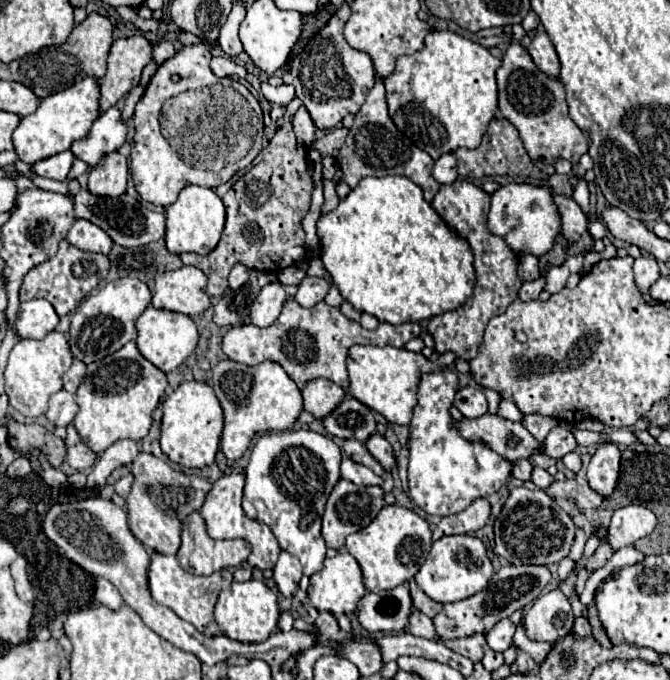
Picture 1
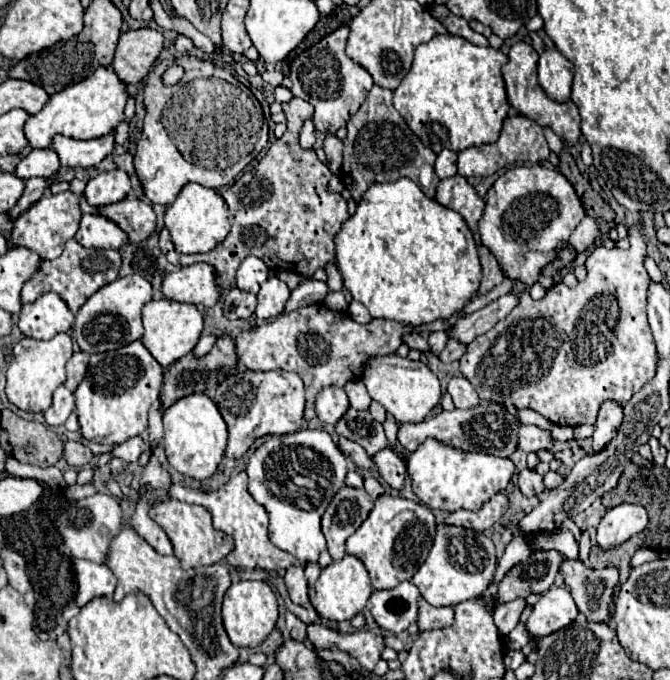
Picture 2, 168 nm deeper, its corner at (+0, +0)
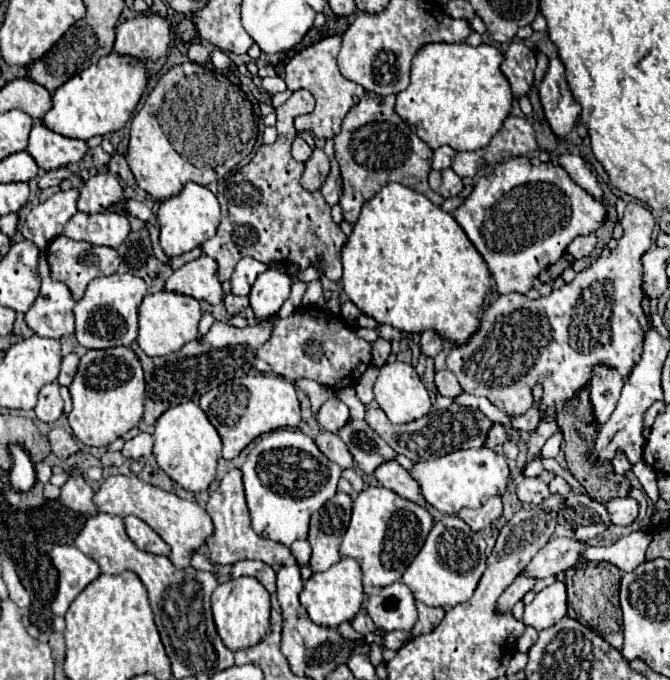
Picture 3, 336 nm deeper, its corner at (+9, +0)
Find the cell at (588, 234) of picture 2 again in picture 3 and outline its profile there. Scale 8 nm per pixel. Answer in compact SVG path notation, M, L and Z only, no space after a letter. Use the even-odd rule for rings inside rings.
M590 234L590 236L580 236L576 238L570 246L568 246L568 252L578 260L578 258L584 258L584 256L590 256L590 252L594 250L596 246L596 236Z

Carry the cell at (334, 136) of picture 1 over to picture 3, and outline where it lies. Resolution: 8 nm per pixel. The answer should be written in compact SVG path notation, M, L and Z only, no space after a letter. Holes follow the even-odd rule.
M314 150L312 158L306 162L306 168L304 168L300 184L306 190L310 190L310 192L312 190L320 190L320 186L326 180L328 172L330 172L330 160L328 160L328 156L324 154L324 150Z

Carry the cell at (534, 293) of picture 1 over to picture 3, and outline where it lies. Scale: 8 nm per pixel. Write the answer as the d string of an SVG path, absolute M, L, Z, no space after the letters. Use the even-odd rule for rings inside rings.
M426 330L424 334L420 334L420 352L424 356L436 356L442 348L444 348L444 340L436 332Z

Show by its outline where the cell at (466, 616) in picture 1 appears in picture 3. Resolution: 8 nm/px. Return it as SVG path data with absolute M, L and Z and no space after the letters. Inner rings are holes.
M574 538L548 540L546 546L542 546L542 550L526 566L524 572L532 574L534 578L548 578L552 574L560 574L582 562L584 548L586 544Z

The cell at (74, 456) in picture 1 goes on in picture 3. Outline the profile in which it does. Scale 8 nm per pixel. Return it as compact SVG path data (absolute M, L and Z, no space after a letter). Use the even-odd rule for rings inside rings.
M52 428L46 438L50 442L52 452L58 458L68 458L68 456L72 456L72 454L76 454L80 450L78 444L76 444L76 440L64 428Z

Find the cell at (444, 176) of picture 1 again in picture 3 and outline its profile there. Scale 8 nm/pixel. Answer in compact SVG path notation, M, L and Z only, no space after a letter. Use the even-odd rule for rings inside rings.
M440 146L438 150L434 150L434 160L432 160L432 168L434 170L444 170L452 166L452 160L456 156L456 150L452 150L450 146Z

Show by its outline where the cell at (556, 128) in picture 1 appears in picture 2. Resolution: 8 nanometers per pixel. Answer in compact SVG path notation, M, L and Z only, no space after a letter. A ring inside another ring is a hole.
M515 42L507 56L509 56L509 60L501 68L501 72L503 72L503 80L505 80L509 106L515 108L521 116L527 116L527 118L535 120L541 128L551 128L563 140L563 144L567 148L579 144L579 136L581 136L579 110L577 110L577 106L571 100L569 102L557 102L557 100L549 98L547 92L541 88L541 84L537 80L539 54L533 50L533 46L527 44L527 42Z

